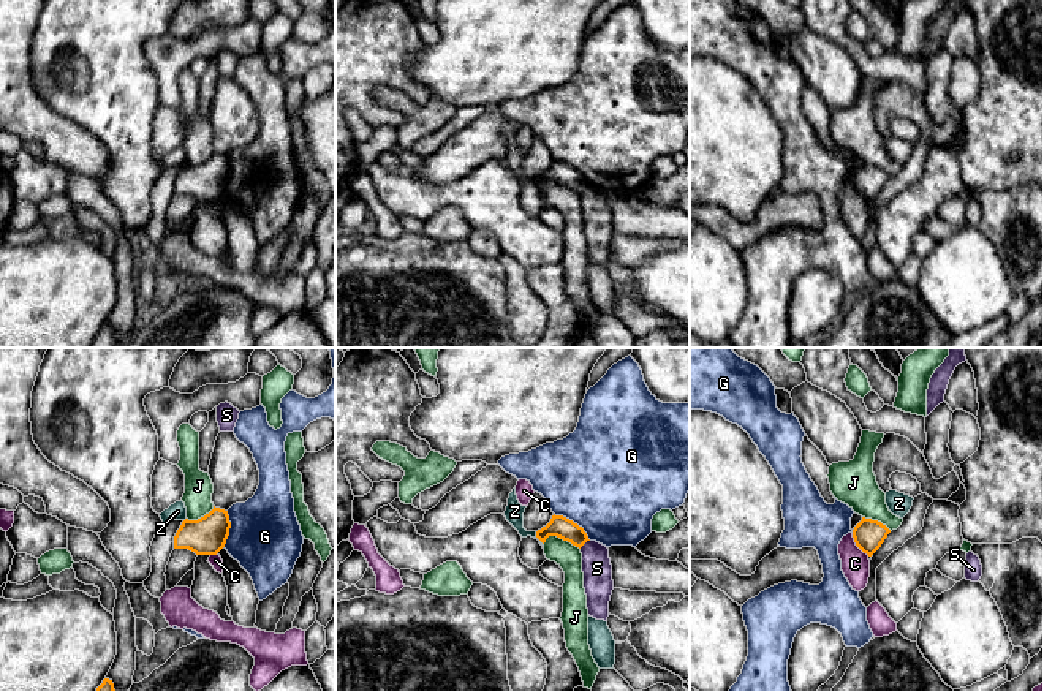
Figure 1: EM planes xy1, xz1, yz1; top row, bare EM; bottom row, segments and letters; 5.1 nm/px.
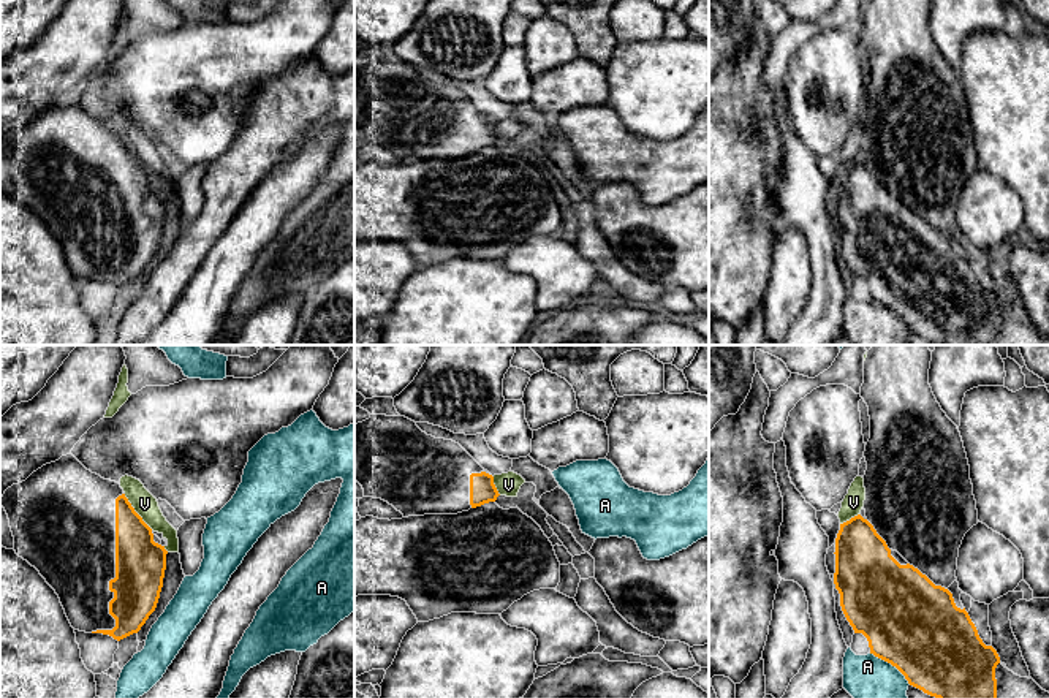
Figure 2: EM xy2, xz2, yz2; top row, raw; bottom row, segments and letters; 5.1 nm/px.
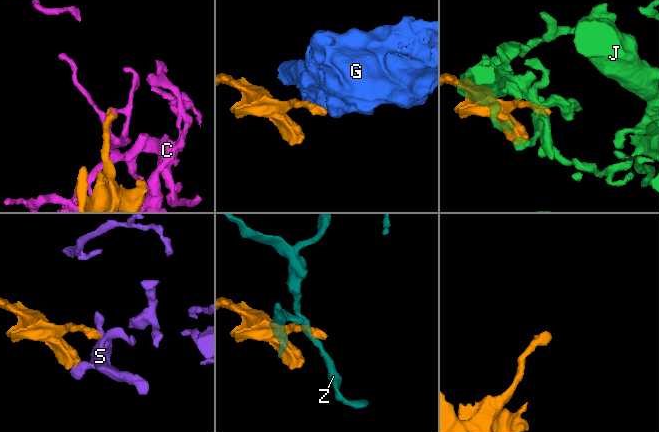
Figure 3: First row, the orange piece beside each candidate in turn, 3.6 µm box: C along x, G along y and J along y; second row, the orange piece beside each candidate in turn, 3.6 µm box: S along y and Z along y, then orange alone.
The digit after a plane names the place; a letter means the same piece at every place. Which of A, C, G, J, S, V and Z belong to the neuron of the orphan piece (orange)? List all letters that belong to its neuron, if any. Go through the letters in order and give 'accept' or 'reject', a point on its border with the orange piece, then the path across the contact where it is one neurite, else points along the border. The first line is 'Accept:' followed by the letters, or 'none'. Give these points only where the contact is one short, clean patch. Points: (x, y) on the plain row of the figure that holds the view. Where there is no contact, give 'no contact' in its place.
Accept: none
A: reject; meets orange in yz2 at (891, 309)
C: reject; meets orange in yz1 at (858, 192)
G: reject; meets orange in xz1 at (573, 168)
J: reject; meets orange in xz1 at (562, 184); border along xz1 (543, 188), (549, 182), (559, 182), (579, 195)
S: reject; meets orange in xz1 at (584, 188); border along xz1 (589, 185), (579, 193)
V: reject; meets orange in xy2 at (135, 157); border along xy2 (124, 140), (133, 155), (152, 174)
Z: reject; meets orange in xz1 at (537, 182); border along xz1 (535, 177), (535, 182), (543, 190)

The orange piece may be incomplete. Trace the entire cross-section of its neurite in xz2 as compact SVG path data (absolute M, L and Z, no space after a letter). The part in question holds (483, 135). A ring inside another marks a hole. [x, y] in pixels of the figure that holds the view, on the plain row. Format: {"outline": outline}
{"outline": "M370 60L354 70L354 125L362 131L364 142L381 144L408 161L457 160L470 154L495 147L500 141L494 122L489 120L459 89L435 84L422 78L405 62Z"}

